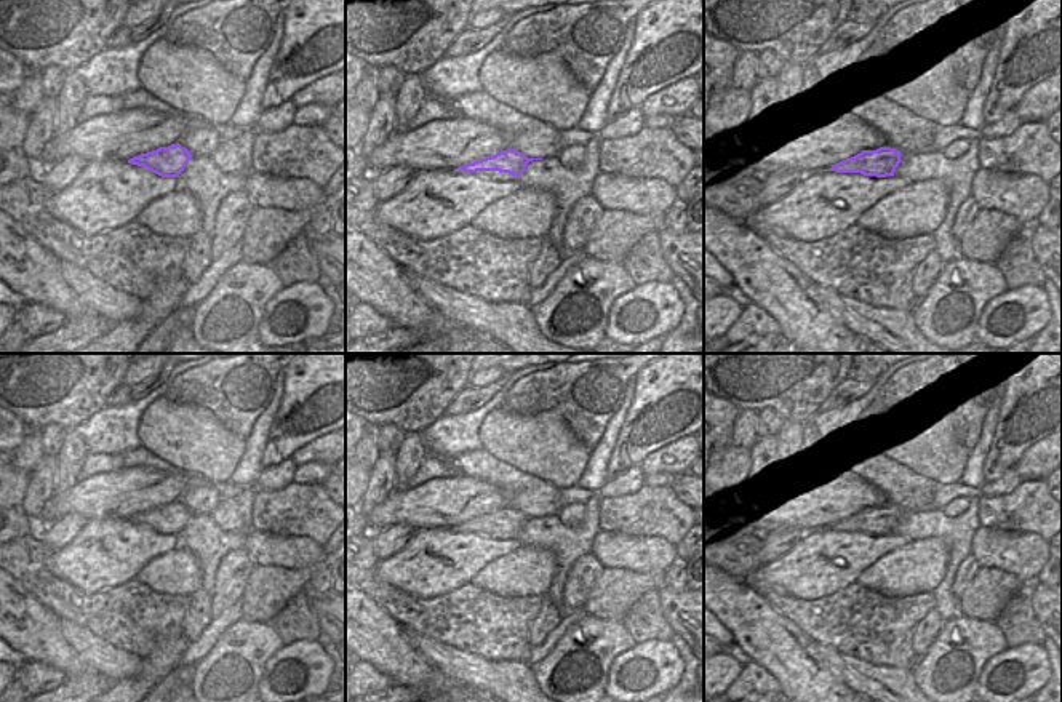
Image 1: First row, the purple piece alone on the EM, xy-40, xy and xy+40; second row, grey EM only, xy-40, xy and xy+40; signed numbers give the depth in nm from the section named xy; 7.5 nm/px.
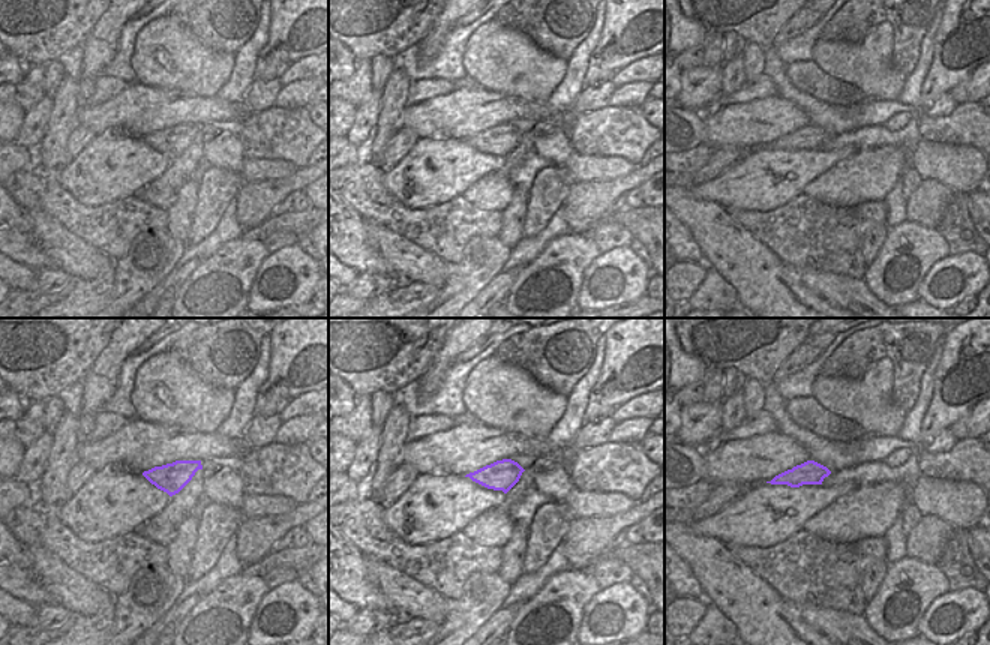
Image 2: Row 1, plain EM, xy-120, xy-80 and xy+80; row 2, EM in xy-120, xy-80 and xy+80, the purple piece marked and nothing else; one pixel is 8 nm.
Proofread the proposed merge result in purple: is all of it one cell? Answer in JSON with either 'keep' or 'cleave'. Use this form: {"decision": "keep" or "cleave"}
{"decision": "keep"}

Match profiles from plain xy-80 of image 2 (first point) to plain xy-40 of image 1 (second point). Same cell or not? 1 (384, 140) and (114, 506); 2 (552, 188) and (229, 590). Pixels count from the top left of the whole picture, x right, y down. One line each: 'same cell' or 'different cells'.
1: different cells
2: same cell

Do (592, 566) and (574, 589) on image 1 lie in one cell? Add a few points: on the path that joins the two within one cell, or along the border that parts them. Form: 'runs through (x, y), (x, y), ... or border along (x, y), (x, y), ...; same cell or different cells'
runs through (587, 571), (579, 584); same cell

